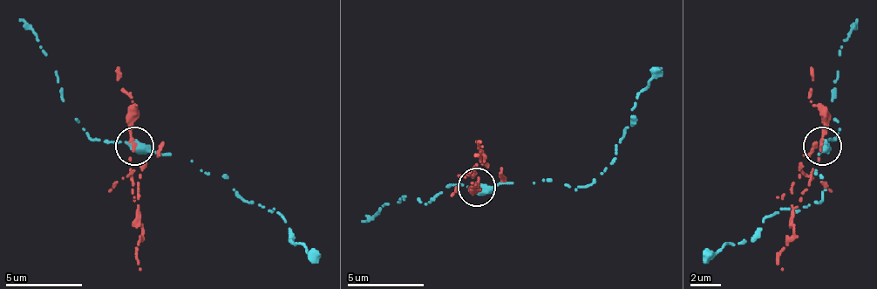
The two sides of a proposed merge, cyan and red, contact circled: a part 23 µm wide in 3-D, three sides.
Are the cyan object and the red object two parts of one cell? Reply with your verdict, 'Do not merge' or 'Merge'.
Do not merge

